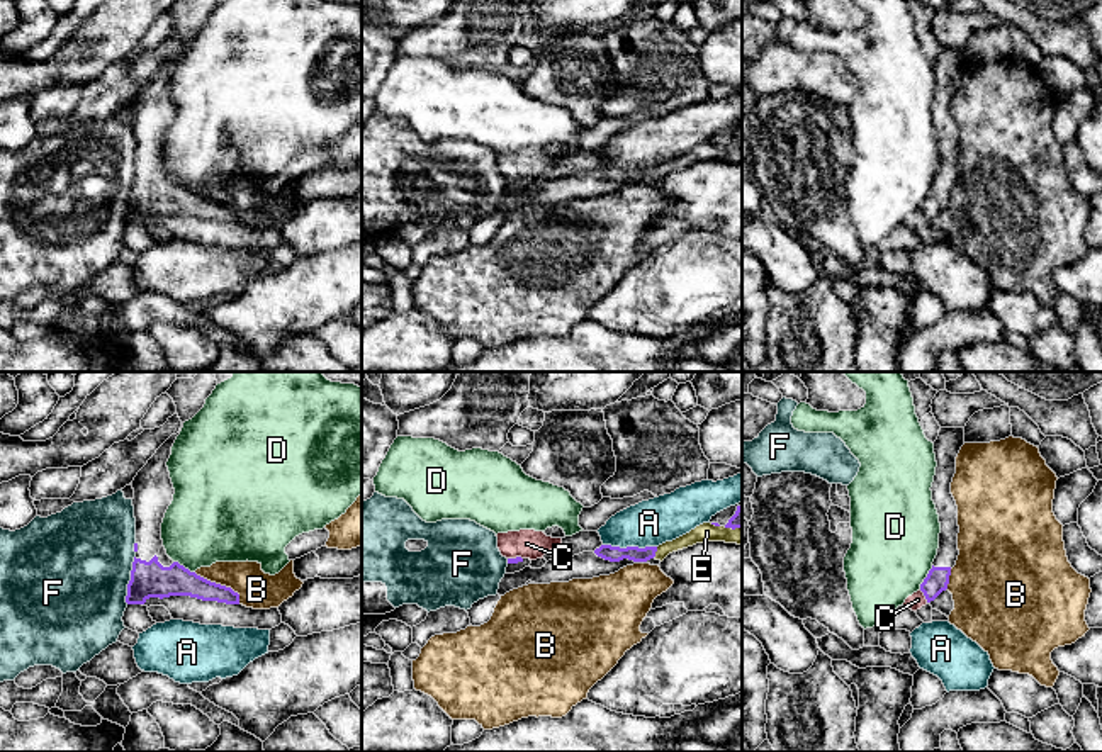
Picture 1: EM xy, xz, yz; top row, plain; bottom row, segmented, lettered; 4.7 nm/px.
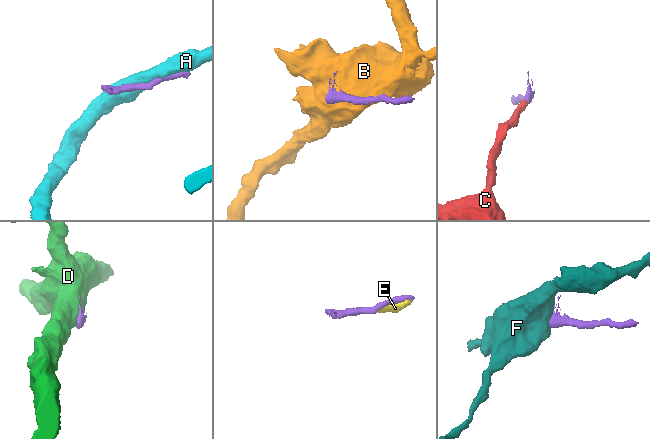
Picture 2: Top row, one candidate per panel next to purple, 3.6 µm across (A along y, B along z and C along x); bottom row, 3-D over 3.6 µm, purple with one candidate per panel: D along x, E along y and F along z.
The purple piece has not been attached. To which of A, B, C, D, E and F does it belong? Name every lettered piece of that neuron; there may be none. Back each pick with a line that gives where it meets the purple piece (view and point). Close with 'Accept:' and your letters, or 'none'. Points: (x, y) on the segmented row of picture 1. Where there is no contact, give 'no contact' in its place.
C: yz (924, 594)
Accept: C

